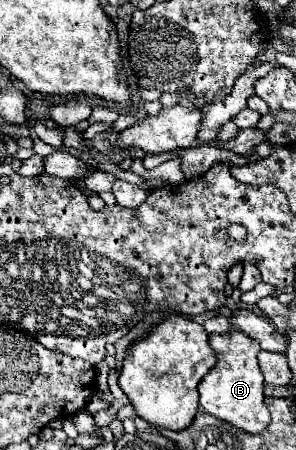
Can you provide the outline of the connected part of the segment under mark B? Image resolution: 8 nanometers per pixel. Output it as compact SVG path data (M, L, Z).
M234 328L224 336L210 336L210 346L216 352L218 362L198 384L200 408L248 434L262 432L268 426L268 408L264 404L262 394L264 378L256 360L260 346L256 344L256 340L248 338L244 332Z

